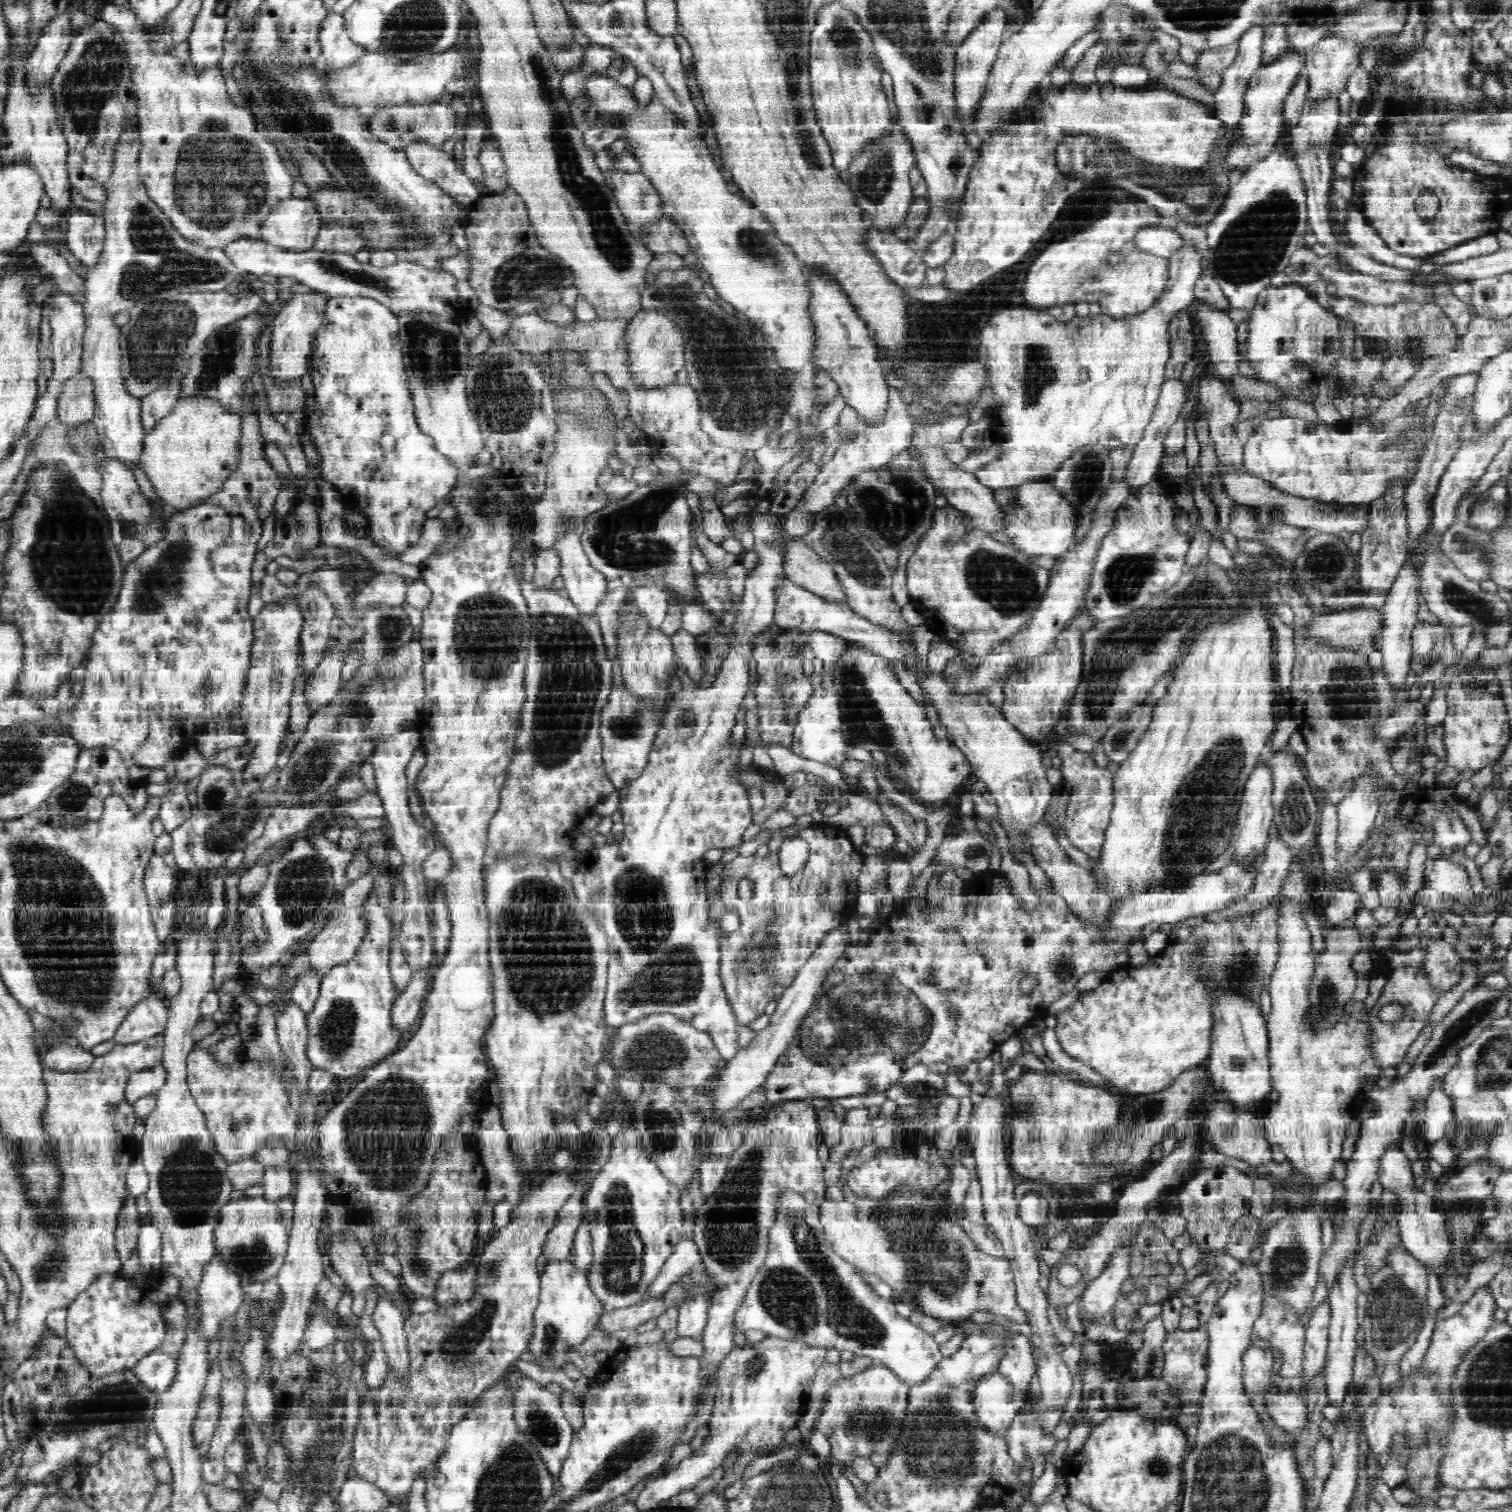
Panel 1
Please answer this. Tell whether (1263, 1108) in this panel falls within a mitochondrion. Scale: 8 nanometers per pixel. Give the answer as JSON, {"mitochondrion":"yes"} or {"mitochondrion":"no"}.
{"mitochondrion":"no"}

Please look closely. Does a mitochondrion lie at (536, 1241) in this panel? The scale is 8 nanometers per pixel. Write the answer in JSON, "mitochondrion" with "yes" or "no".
{"mitochondrion":"no"}

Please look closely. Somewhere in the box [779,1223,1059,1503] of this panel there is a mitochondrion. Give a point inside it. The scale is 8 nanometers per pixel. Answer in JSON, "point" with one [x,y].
{"point":[943,1448]}

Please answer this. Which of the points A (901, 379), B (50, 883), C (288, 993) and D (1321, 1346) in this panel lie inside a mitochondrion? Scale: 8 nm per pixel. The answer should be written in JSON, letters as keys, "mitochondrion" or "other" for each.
{"A":"other","B":"mitochondrion","C":"other","D":"other"}

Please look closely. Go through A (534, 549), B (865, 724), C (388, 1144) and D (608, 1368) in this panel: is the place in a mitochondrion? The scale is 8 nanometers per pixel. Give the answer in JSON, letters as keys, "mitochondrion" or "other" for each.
{"A":"other","B":"mitochondrion","C":"mitochondrion","D":"other"}

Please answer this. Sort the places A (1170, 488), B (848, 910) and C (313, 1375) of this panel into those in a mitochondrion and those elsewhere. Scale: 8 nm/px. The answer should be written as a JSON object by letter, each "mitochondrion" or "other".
{"A":"other","B":"other","C":"other"}

